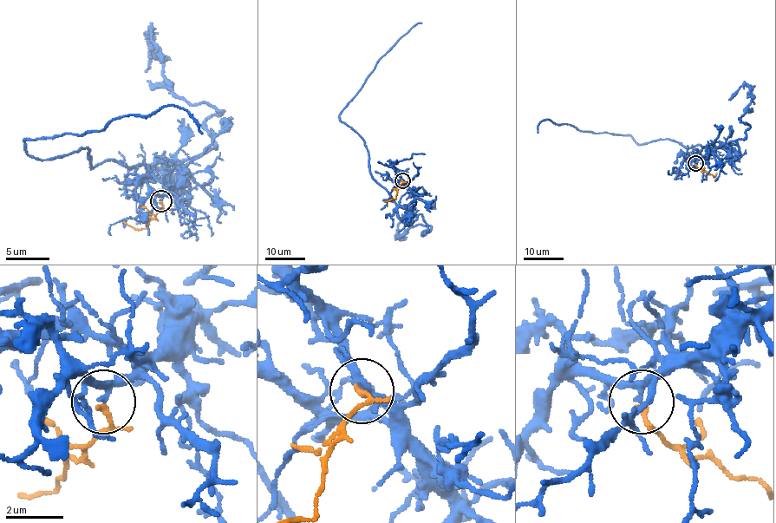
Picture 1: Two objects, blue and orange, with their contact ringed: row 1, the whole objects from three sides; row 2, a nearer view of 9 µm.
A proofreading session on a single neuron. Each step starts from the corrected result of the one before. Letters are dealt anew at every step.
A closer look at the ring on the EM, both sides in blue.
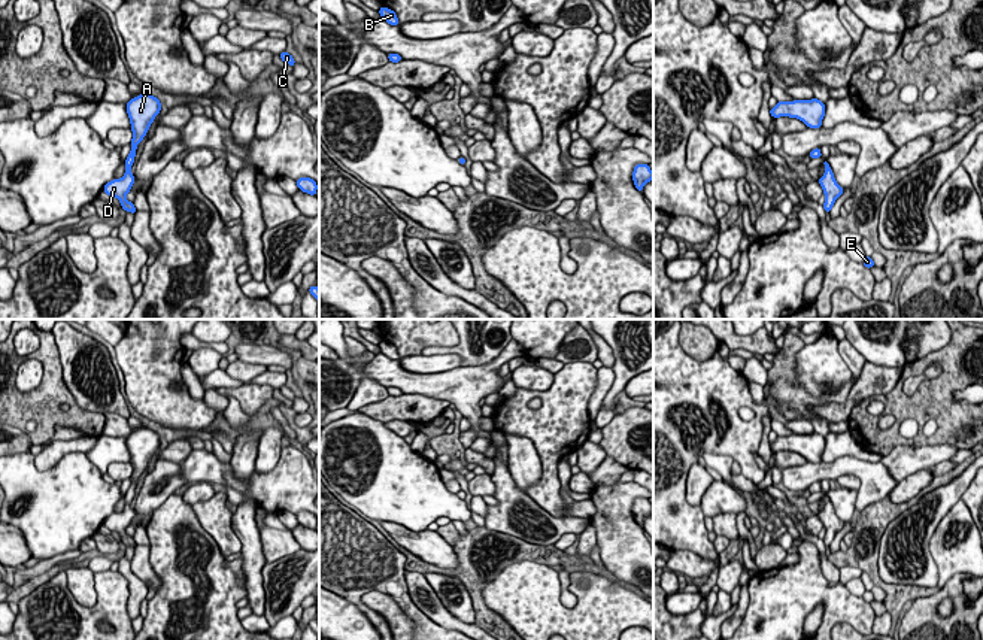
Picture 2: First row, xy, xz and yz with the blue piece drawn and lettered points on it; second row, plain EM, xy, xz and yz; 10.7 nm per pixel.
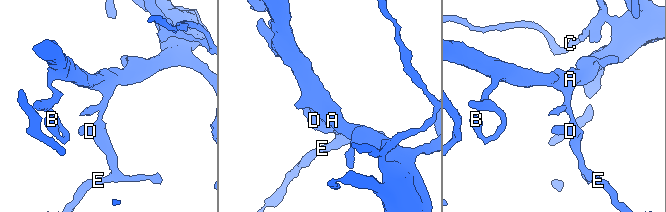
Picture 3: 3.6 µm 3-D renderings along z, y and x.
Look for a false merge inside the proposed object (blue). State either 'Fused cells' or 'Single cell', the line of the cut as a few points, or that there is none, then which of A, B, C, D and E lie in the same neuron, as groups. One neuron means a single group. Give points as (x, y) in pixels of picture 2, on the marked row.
Single cell. No split. Groups: A B C D E

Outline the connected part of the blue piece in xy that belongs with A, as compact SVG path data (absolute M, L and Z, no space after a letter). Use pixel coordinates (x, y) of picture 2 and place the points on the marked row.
M145 92L127 101L125 109L131 124L130 130L133 131L131 151L124 163L125 173L122 178L112 179L110 182L107 182L103 191L109 197L116 197L121 203L121 207L125 212L131 212L134 215L137 209L134 207L133 201L128 201L125 198L134 183L134 175L130 172L130 169L134 163L137 145L148 134L151 124L154 122L155 116L161 112L161 101L152 94Z

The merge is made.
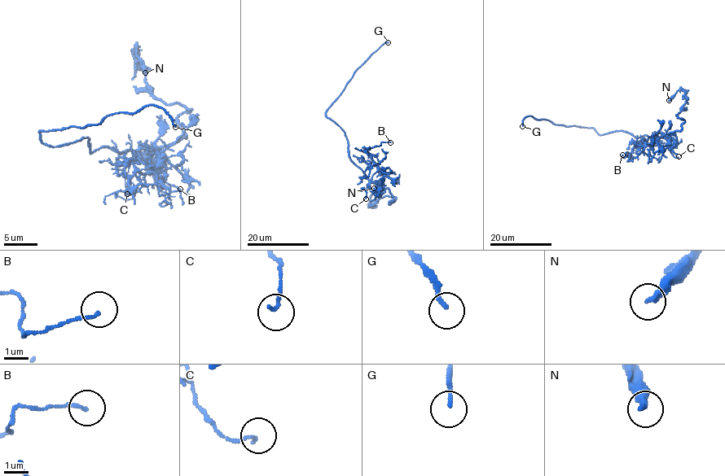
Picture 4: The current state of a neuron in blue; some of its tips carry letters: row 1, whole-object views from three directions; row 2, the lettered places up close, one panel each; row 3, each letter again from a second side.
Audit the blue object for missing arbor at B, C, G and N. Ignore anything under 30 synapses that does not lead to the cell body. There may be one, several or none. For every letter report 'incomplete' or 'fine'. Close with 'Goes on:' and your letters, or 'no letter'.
B: fine
C: fine
G: incomplete
N: fine
Goes on: G

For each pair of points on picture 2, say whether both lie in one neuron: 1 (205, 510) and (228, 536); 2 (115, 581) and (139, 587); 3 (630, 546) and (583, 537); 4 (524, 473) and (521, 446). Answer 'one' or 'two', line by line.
1: one
2: two
3: two
4: one

